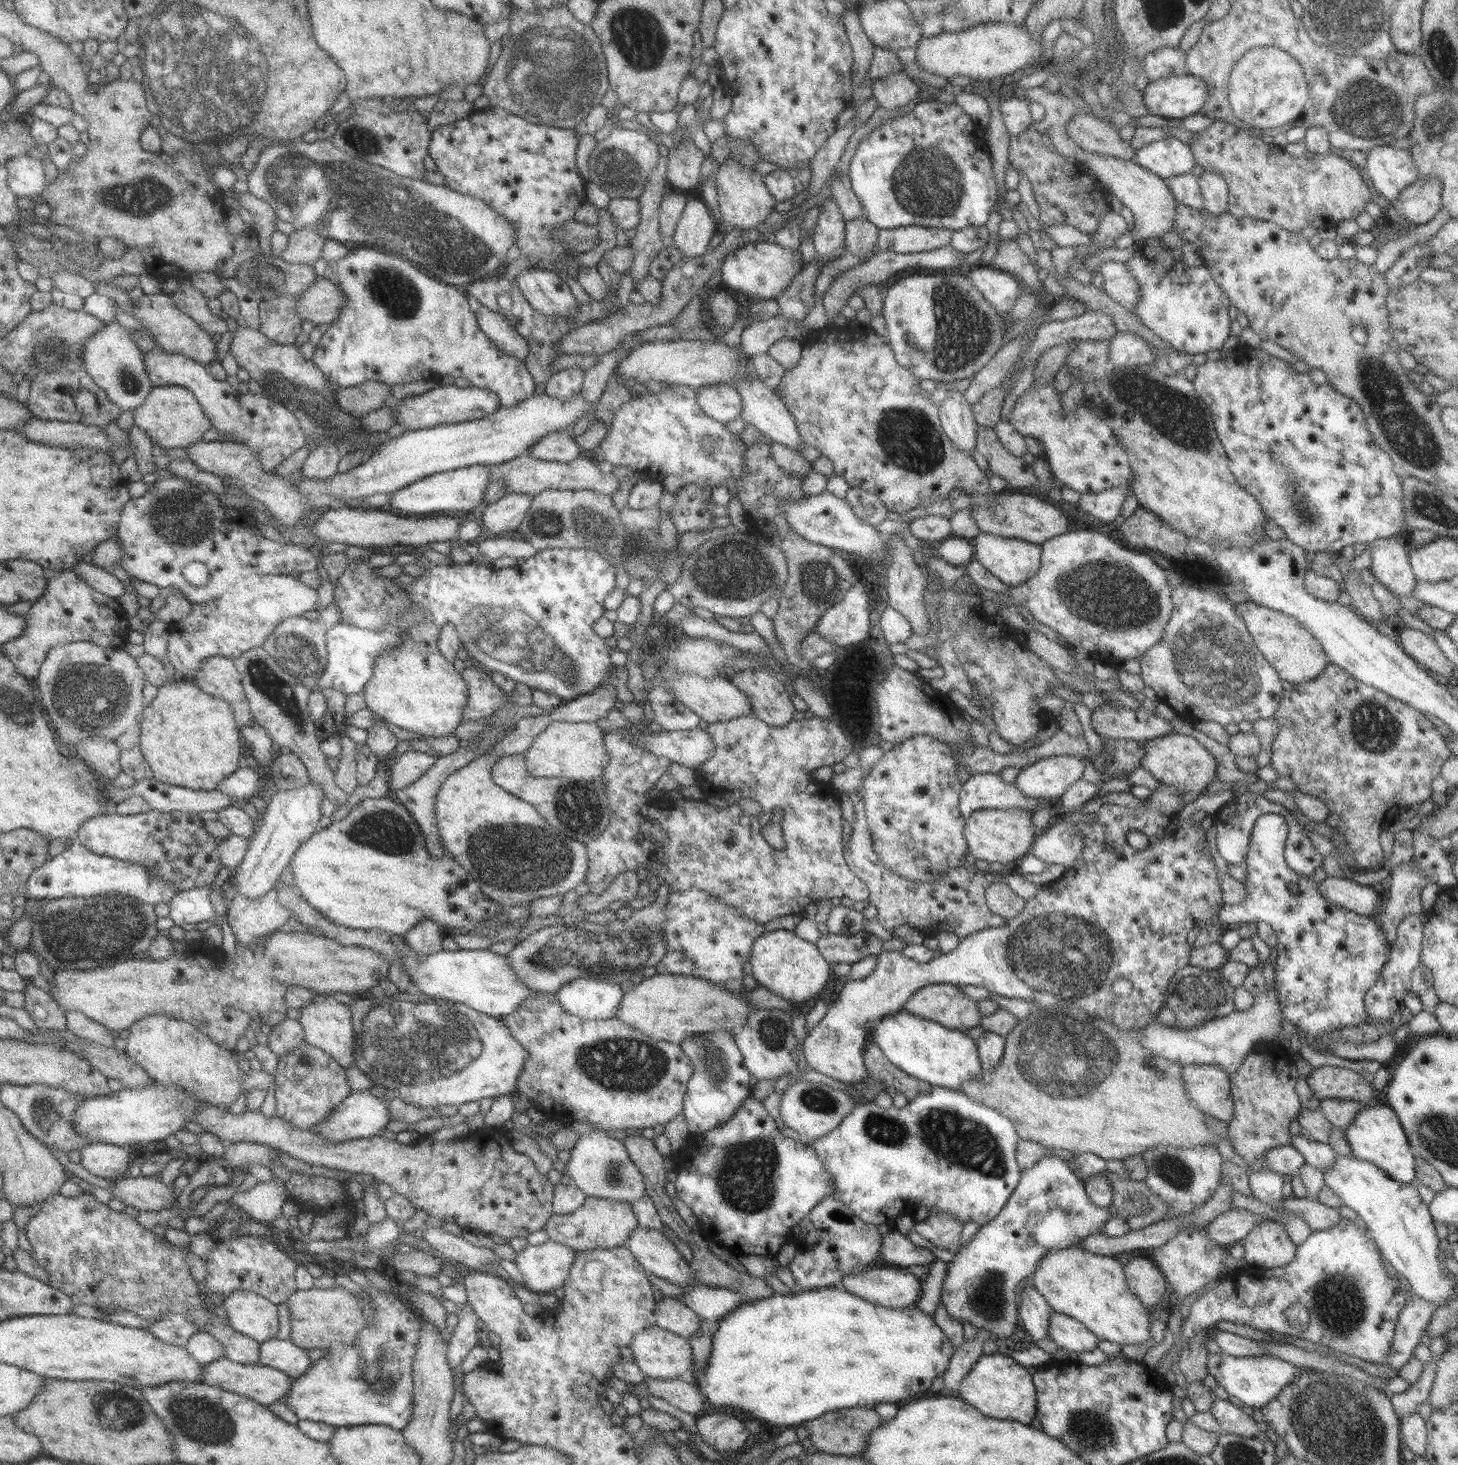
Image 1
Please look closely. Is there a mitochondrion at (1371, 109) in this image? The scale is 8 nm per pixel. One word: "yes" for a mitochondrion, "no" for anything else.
yes

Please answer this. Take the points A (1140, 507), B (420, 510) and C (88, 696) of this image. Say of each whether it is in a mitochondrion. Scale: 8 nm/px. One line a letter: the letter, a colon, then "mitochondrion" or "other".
A: other
B: other
C: mitochondrion

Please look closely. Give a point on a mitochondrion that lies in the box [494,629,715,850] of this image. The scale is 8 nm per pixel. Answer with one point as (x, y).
(579, 812)

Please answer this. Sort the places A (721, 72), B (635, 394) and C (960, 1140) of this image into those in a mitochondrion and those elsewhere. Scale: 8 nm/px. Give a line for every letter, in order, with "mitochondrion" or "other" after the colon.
A: other
B: other
C: mitochondrion

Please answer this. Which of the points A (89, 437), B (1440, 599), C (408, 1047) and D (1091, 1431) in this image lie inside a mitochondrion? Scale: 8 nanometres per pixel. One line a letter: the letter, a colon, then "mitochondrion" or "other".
A: other
B: other
C: mitochondrion
D: mitochondrion

